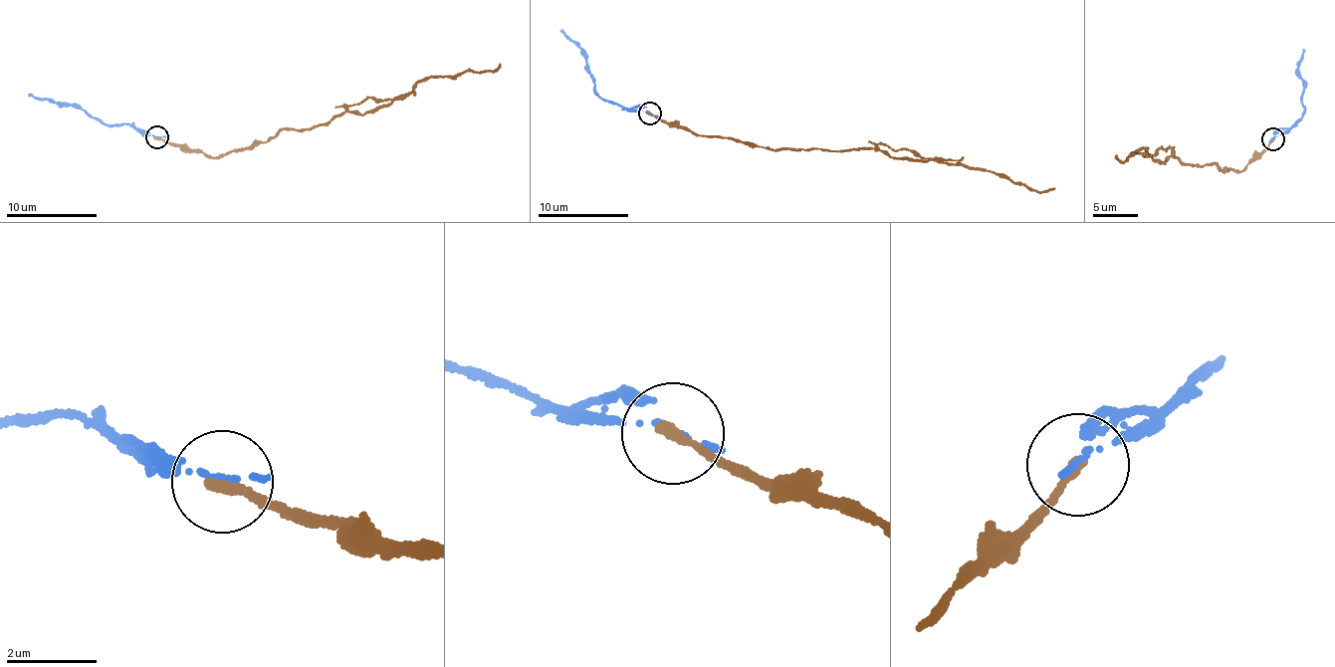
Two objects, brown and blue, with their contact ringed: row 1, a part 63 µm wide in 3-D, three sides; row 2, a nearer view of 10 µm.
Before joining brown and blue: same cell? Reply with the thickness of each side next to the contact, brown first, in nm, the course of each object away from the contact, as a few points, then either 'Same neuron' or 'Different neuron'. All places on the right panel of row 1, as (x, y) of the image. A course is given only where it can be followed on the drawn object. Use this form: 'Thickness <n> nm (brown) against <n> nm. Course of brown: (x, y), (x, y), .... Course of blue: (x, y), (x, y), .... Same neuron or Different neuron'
Thickness 240 nm (brown) against 110 nm. Course of brown: (1273, 139), (1236, 173), (1213, 163), (1192, 167), (1171, 155), (1159, 164), (1144, 148), (1123, 161), (1116, 154). Course of blue: (1273, 137), (1278, 130), (1289, 128), (1304, 112), (1304, 89), (1298, 67), (1304, 55), (1302, 48). Different neuron

